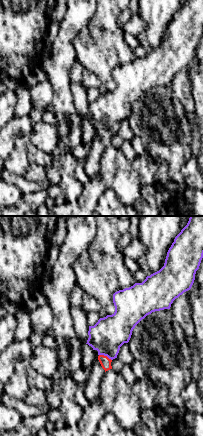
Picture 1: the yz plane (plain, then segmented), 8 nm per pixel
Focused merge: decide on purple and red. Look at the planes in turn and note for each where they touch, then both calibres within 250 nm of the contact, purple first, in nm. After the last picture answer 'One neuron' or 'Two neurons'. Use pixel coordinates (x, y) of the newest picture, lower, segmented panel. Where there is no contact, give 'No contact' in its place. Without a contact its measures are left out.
Touches purple at (105, 355). Thickness 280 nm (purple) against 90 nm

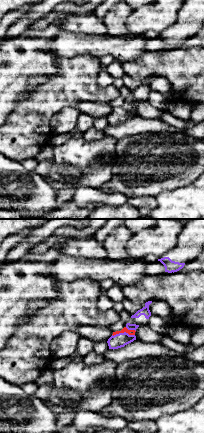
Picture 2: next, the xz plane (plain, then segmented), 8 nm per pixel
Touches purple at (124, 332). Thickness 110 nm (purple) against 50 nm

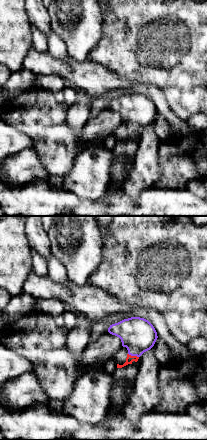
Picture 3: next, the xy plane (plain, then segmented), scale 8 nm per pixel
Touches purple at (133, 355). Thickness 280 nm (purple) against 60 nm

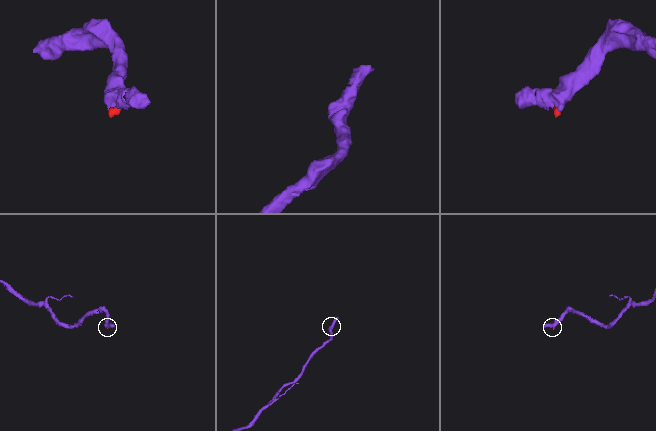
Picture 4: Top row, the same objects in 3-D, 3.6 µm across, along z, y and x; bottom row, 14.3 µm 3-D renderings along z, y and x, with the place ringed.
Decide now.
One neuron

